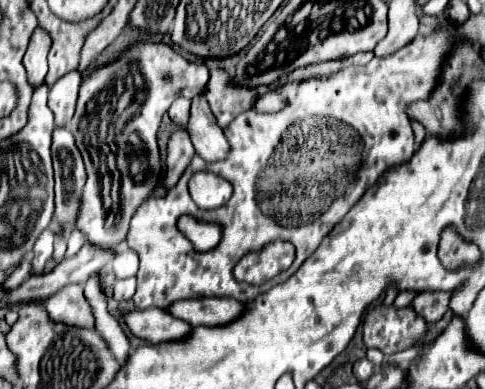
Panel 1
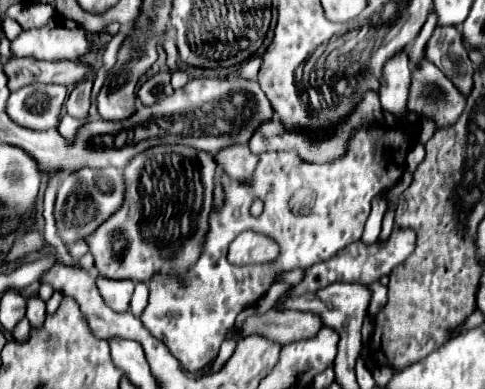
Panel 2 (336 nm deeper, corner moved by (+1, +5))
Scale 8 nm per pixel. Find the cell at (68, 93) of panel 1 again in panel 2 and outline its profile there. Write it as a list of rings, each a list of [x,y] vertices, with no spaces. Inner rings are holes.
[[[83,79],[79,81],[73,91],[69,93],[67,101],[65,101],[65,107],[67,107],[67,113],[75,119],[85,119],[87,117],[87,111],[89,111],[89,99],[91,99],[91,87],[93,87],[93,81],[91,79]]]

